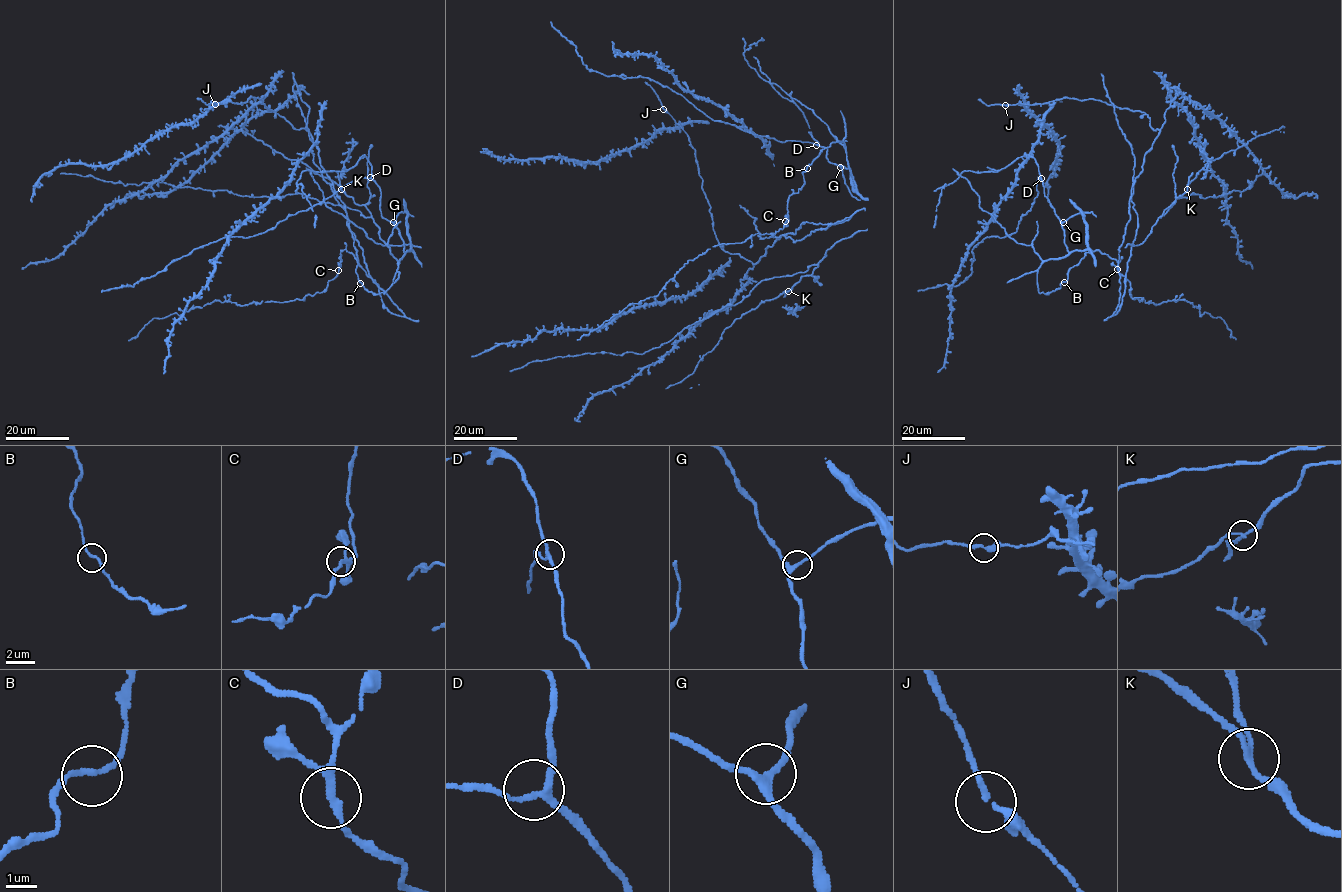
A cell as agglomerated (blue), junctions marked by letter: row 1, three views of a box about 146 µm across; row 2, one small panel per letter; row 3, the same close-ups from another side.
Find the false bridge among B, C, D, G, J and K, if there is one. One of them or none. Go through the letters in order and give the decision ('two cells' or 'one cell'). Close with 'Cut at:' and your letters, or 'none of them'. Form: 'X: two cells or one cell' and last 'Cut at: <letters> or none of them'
B: one cell
C: one cell
D: one cell
G: one cell
J: one cell
K: two cells
Cut at: K

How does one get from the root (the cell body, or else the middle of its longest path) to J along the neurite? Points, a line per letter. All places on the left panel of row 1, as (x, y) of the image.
J: (331, 181), (320, 165), (312, 135), (269, 110), (259, 98), (215, 104)

